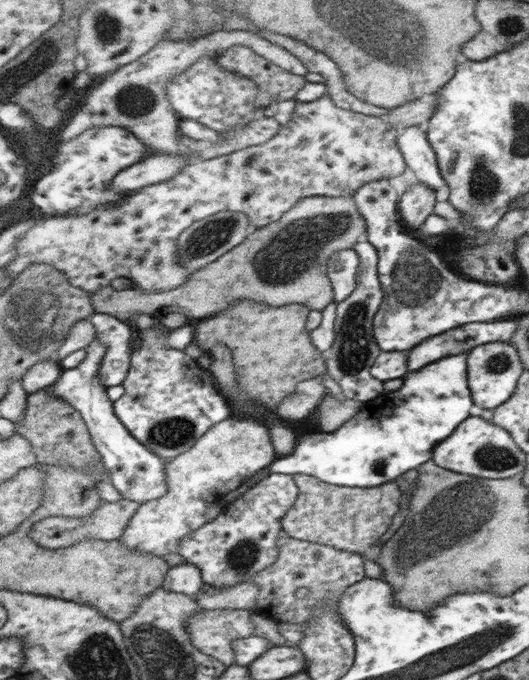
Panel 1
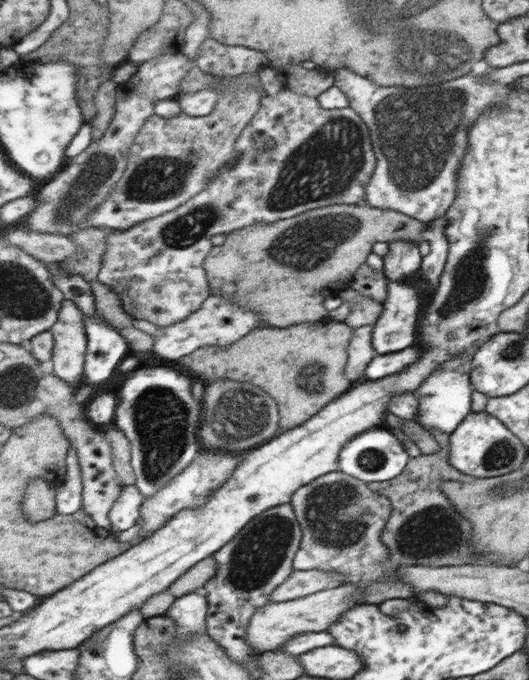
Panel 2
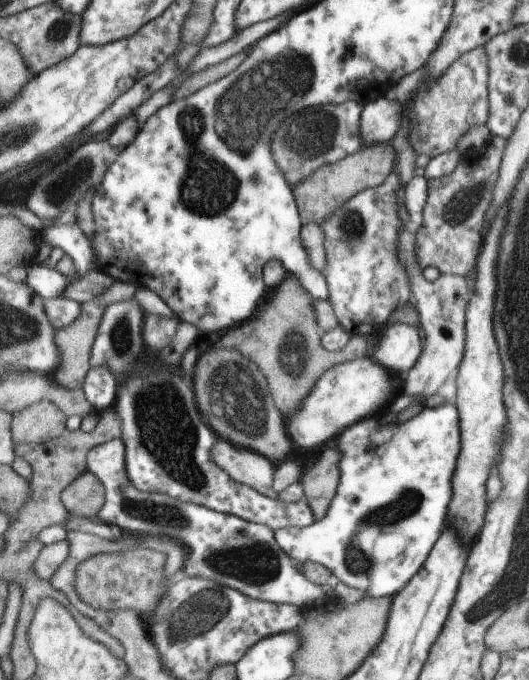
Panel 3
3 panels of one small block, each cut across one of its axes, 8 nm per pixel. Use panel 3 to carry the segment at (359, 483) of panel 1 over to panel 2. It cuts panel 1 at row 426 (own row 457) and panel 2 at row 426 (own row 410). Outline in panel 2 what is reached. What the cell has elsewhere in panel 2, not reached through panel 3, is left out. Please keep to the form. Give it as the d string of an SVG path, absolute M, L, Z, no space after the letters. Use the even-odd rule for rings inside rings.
M464 357L449 358L449 361L440 366L442 370L434 370L434 374L430 373L426 382L422 382L414 391L414 396L418 399L418 412L413 421L418 422L426 431L435 435L440 432L449 435L472 412L474 386L464 364L469 364Z

